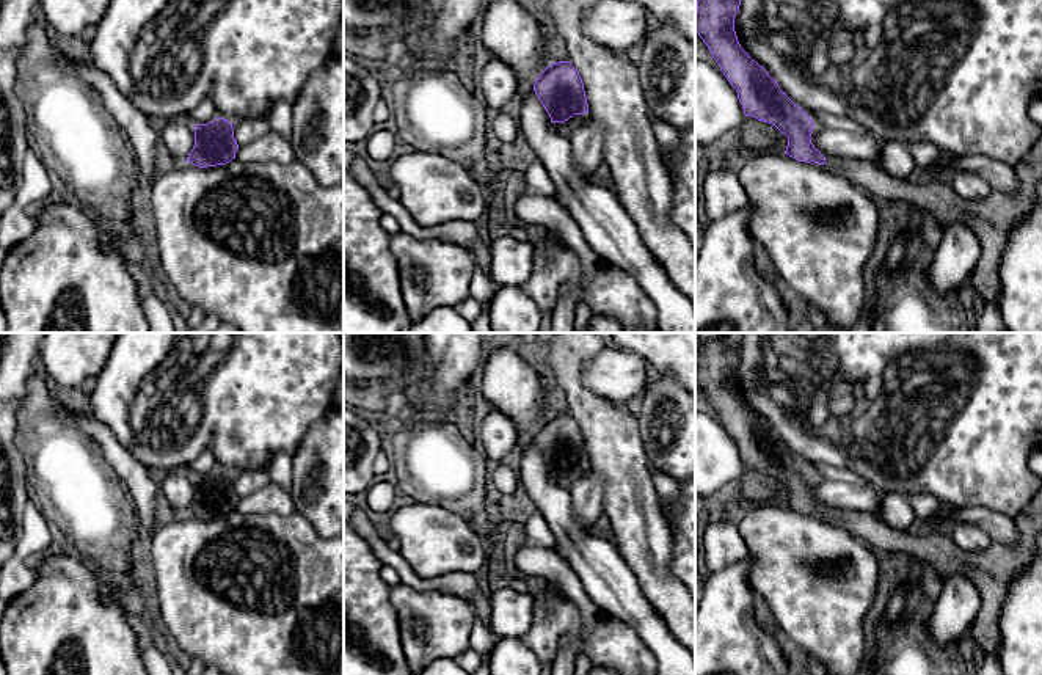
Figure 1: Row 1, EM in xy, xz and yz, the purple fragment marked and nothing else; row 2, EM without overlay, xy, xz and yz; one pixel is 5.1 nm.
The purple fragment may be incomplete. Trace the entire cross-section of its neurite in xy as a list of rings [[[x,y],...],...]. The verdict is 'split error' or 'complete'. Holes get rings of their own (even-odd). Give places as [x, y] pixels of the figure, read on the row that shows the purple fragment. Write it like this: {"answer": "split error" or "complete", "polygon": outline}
{"answer": "complete", "polygon": [[[217,116],[207,124],[195,126],[195,146],[187,162],[199,168],[226,165],[235,159],[237,149],[232,122]]]}

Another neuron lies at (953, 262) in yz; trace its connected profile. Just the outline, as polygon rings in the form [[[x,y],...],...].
[[[964,223],[943,228],[942,242],[926,261],[926,279],[940,295],[956,300],[960,286],[973,273],[981,254],[981,242]]]

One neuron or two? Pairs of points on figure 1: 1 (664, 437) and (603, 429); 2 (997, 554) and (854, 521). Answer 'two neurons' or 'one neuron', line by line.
1: two neurons
2: one neuron

